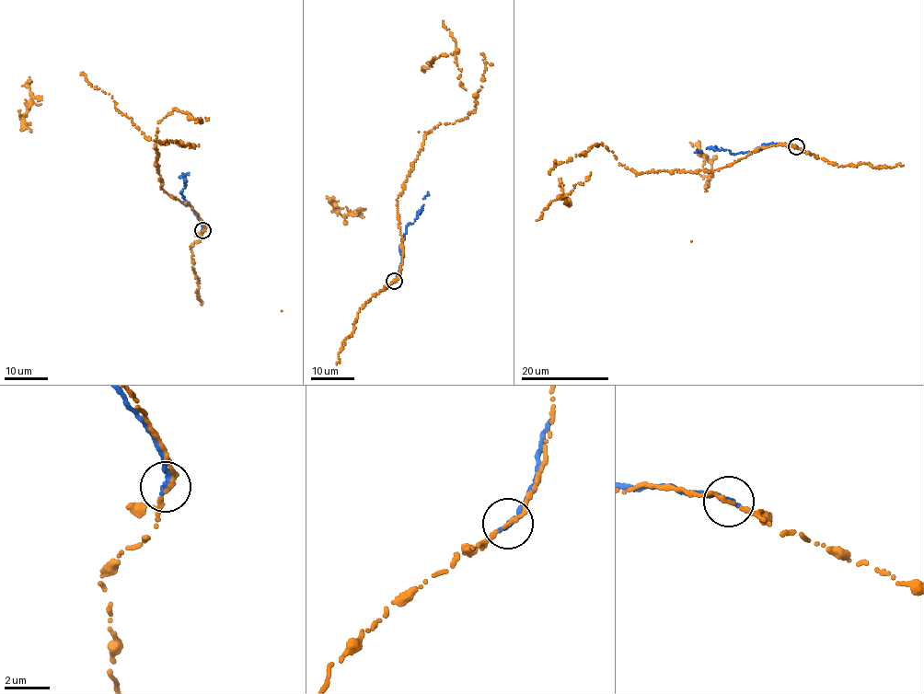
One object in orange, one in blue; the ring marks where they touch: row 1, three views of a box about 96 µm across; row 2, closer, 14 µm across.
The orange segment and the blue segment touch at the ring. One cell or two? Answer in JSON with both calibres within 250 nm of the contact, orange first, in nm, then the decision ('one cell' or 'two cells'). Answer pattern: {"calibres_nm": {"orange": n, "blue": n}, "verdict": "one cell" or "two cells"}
{"calibres_nm": {"orange": 170, "blue": 280}, "verdict": "two cells"}

